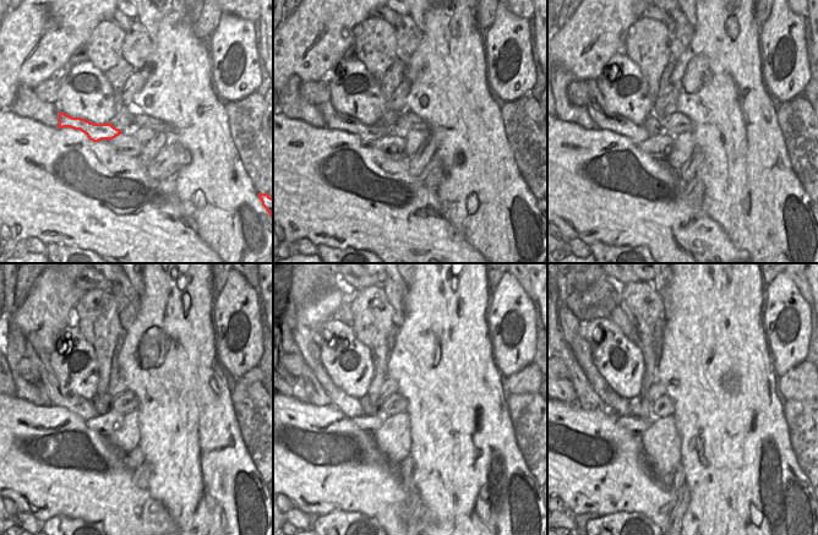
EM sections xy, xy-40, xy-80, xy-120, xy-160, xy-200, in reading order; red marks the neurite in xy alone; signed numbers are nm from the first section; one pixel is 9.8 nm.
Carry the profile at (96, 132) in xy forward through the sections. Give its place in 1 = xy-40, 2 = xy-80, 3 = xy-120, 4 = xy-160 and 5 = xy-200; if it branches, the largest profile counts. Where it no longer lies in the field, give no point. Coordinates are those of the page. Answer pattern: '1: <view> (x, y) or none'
1: xy-40 (367, 134)
2: xy-80 (603, 119)
3: xy-120 (59, 397)
4: xy-160 (350, 407)
5: xy-200 (572, 323)

